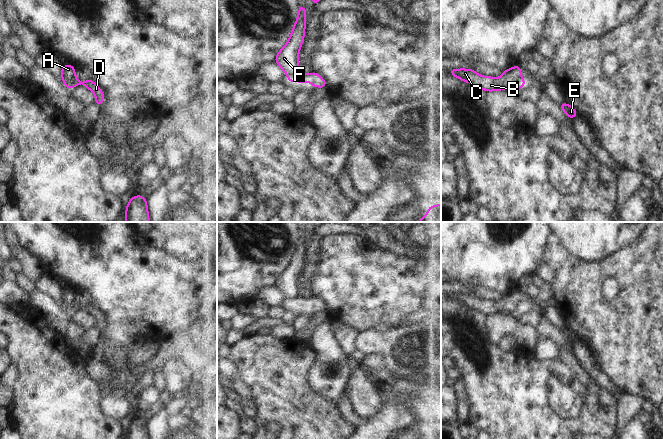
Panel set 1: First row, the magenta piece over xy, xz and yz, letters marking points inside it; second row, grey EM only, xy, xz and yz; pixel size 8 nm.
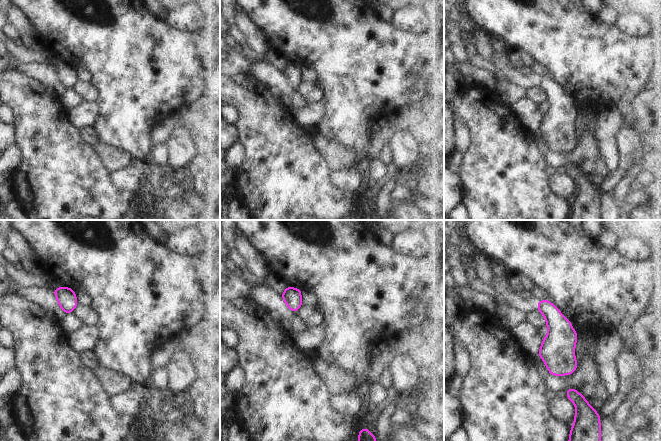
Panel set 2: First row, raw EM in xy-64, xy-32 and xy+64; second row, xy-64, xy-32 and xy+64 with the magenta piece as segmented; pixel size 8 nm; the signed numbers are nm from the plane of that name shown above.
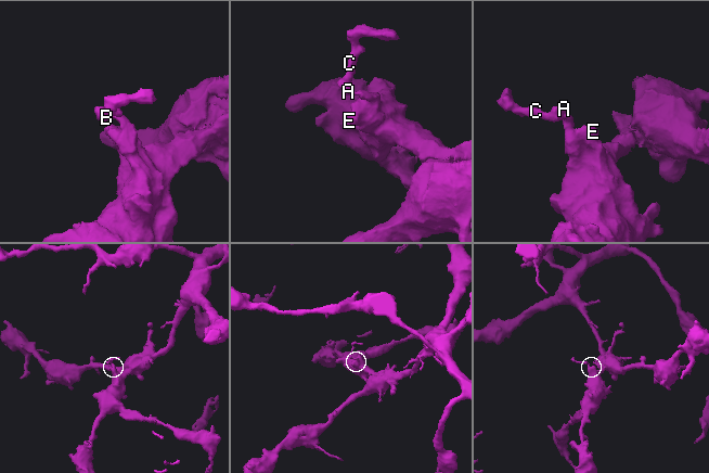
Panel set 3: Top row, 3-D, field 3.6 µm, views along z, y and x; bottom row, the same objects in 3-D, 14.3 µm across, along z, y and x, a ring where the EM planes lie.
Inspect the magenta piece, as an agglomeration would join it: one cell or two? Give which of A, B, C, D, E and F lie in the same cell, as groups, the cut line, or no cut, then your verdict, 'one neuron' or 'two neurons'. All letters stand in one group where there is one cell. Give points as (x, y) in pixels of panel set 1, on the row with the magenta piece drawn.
groups A B C F / D E; cut yz (520, 77), (516, 87); two neurons

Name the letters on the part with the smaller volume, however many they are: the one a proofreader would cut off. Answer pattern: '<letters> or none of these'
A, B, C, F.

